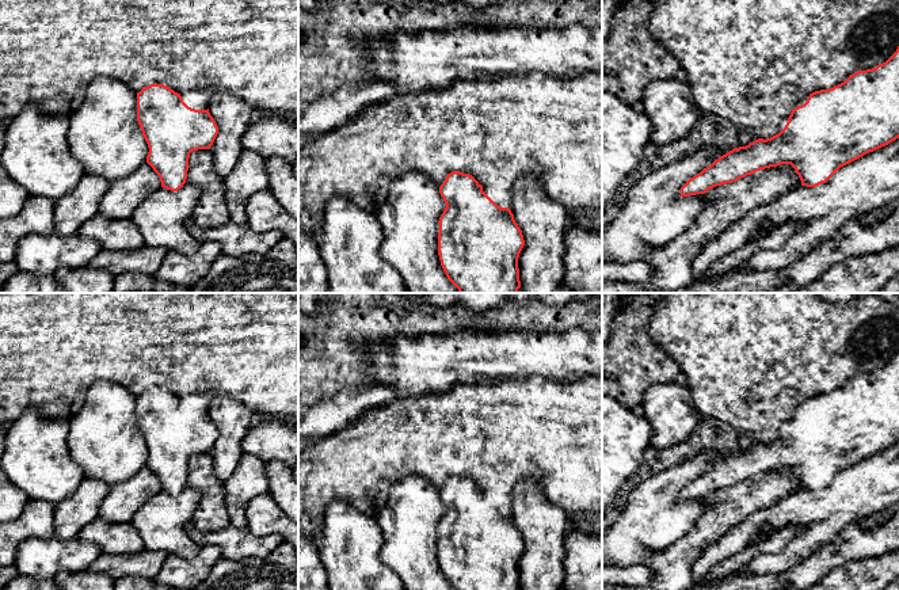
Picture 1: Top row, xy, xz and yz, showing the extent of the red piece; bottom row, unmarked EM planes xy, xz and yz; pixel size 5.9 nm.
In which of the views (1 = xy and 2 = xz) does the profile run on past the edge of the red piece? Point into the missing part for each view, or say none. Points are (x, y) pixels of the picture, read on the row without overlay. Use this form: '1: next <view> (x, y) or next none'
1: next none
2: next none

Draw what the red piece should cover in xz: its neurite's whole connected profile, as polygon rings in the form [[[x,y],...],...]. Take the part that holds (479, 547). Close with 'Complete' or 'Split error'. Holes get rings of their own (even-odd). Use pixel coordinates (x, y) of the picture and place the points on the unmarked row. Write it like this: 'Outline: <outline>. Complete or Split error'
Outline: [[[453,475],[439,490],[446,511],[439,521],[438,559],[454,590],[521,590],[518,562],[525,549],[508,511],[498,510],[469,477]]]. Complete

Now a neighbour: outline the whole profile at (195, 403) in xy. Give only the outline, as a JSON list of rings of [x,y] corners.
[[[0,293],[0,425],[7,430],[30,408],[37,408],[46,418],[69,420],[81,410],[88,388],[96,381],[108,381],[125,387],[136,397],[151,388],[164,388],[178,396],[183,406],[195,414],[207,414],[209,406],[216,396],[229,396],[254,414],[266,416],[283,416],[287,422],[298,426],[298,300],[285,293]]]

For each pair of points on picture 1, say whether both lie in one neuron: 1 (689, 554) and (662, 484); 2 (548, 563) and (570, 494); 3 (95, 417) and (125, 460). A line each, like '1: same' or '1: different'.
1: different
2: different
3: same

